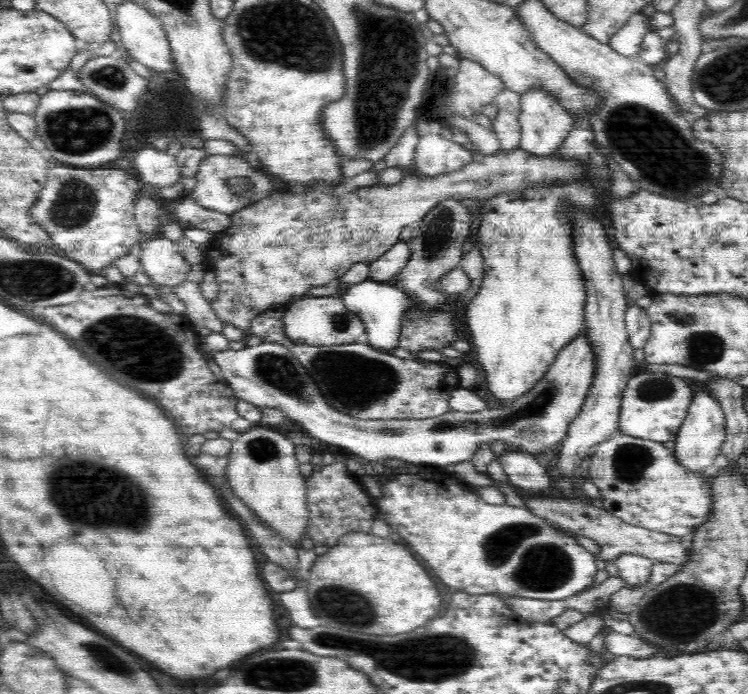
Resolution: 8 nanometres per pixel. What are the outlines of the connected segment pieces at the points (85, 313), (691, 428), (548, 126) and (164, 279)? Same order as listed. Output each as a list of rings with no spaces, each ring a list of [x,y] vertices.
[[[109,283],[107,287],[98,287],[92,292],[82,292],[78,302],[70,306],[52,306],[42,312],[42,320],[50,324],[54,330],[64,332],[66,338],[74,342],[74,346],[92,358],[102,370],[114,378],[116,382],[130,386],[138,392],[146,392],[144,396],[152,396],[154,400],[164,406],[164,412],[174,418],[178,430],[187,437],[192,434],[203,434],[209,430],[221,432],[223,428],[231,428],[243,433],[253,427],[253,423],[240,417],[236,412],[236,403],[239,398],[227,386],[221,373],[210,371],[208,363],[202,358],[199,349],[199,335],[194,331],[190,319],[173,313],[158,313],[149,305],[149,297],[140,291],[128,291],[124,285]]]
[[[699,390],[692,396],[692,402],[688,406],[688,414],[680,427],[679,433],[675,438],[674,454],[678,464],[687,468],[690,472],[700,474],[700,472],[712,471],[714,460],[724,444],[725,414],[721,404],[716,402],[709,392]]]
[[[530,88],[521,97],[521,112],[519,124],[521,125],[520,149],[539,156],[540,158],[550,158],[558,148],[563,146],[568,134],[575,128],[574,115],[562,109],[560,101],[556,101],[551,94],[541,90],[541,88]]]
[[[164,236],[147,239],[138,252],[140,267],[154,284],[178,286],[187,280],[190,266],[181,248],[181,242],[172,242]]]

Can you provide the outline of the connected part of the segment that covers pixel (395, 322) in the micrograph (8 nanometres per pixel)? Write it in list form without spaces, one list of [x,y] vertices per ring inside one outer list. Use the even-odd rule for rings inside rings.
[[[368,278],[358,284],[348,286],[340,296],[349,311],[352,311],[365,324],[365,341],[376,350],[388,352],[403,345],[403,320],[405,310],[411,300],[393,282],[373,281]]]

